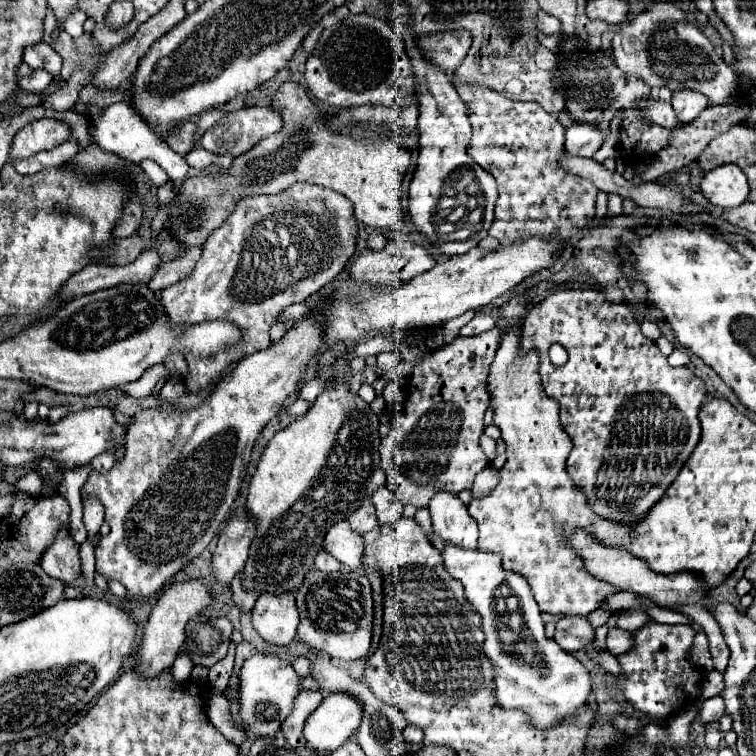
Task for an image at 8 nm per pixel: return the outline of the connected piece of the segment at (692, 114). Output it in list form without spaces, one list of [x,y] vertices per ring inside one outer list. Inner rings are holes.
[[[674,92],[672,94],[672,108],[680,122],[694,120],[706,106],[708,106],[708,100],[704,100],[700,92]]]

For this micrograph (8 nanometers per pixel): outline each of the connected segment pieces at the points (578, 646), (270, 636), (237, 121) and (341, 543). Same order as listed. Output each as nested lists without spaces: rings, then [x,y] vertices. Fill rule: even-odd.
[[[560,618],[556,622],[554,640],[566,652],[582,650],[594,638],[594,628],[588,624],[586,618]]]
[[[260,596],[252,608],[252,626],[262,640],[288,646],[296,638],[298,610],[292,596]]]
[[[242,108],[208,128],[200,144],[202,148],[216,154],[240,156],[258,144],[264,136],[270,136],[280,128],[280,112],[274,108]]]
[[[346,520],[336,522],[328,530],[328,534],[324,538],[324,544],[322,544],[322,548],[328,554],[332,554],[336,560],[340,560],[350,570],[360,568],[360,564],[362,564],[362,546],[364,546],[362,536],[352,532],[352,528],[348,526]]]

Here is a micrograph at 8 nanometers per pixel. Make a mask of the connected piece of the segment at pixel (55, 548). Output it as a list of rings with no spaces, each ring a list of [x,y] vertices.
[[[68,528],[56,532],[54,542],[42,552],[38,564],[48,576],[64,582],[72,582],[80,576],[78,544],[72,540]]]

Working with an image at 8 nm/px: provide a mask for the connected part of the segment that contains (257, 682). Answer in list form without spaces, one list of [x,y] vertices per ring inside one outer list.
[[[254,654],[242,664],[238,680],[238,714],[234,716],[234,722],[254,738],[274,738],[280,730],[280,724],[292,710],[294,696],[300,690],[300,676],[294,672],[288,660],[280,660],[278,656]]]

